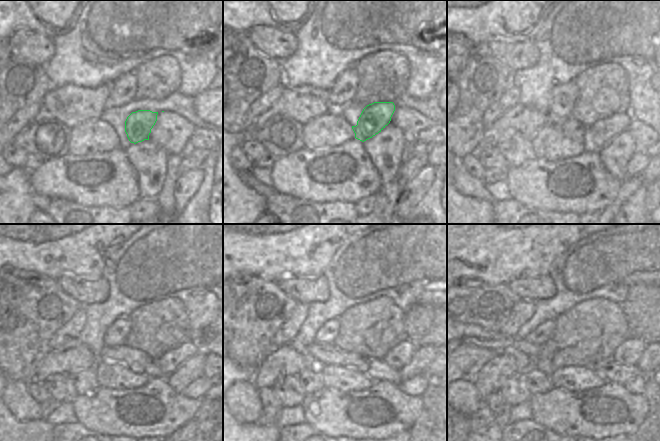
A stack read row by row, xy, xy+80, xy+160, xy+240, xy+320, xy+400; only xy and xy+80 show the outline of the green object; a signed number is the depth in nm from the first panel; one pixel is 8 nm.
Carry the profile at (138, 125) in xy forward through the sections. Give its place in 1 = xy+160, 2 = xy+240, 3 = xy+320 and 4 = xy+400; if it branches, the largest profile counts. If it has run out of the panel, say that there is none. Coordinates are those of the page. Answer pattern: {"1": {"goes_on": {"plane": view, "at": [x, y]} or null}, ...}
{"1": {"goes_on": {"plane": "xy+160", "at": [597, 135]}}, "2": {"goes_on": {"plane": "xy+240", "at": [167, 362]}}, "3": {"goes_on": {"plane": "xy+320", "at": [400, 355]}}, "4": {"goes_on": {"plane": "xy+400", "at": [628, 354]}}}

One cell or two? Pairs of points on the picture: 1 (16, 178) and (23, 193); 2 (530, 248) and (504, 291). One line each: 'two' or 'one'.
1: one
2: two

